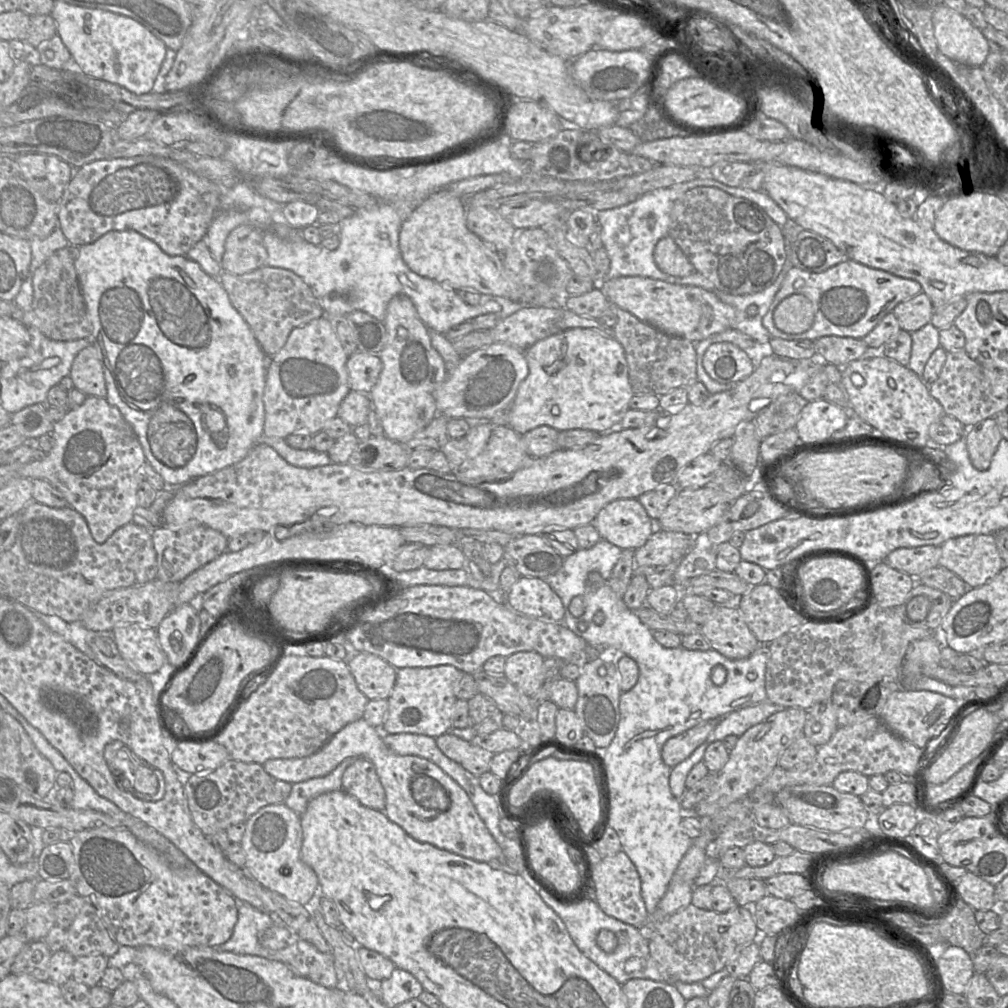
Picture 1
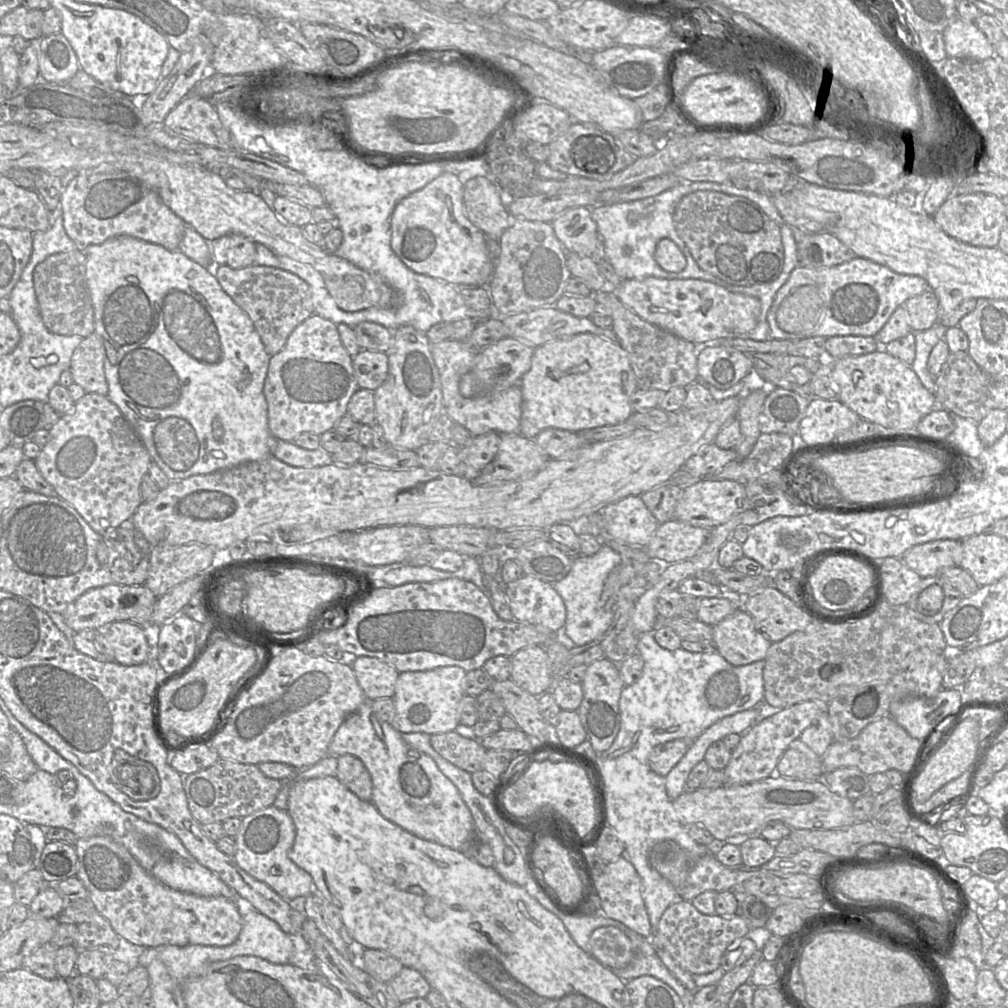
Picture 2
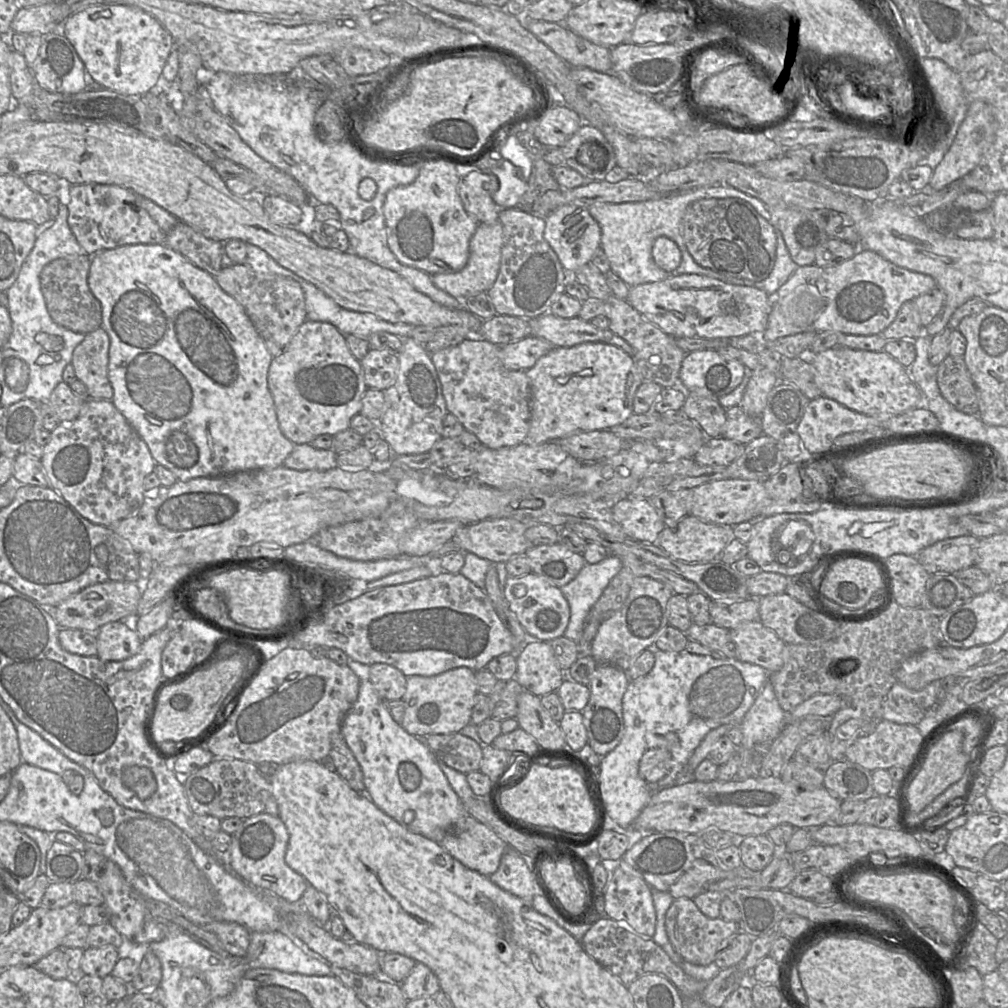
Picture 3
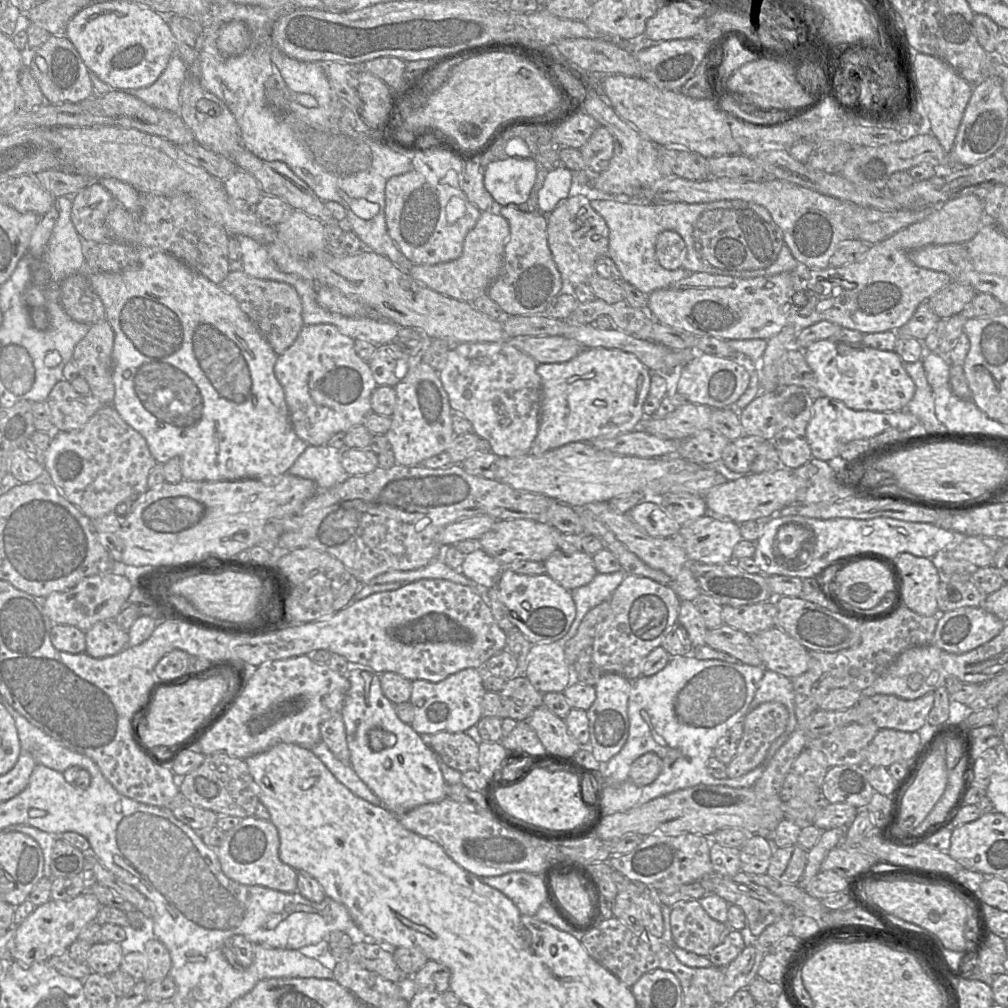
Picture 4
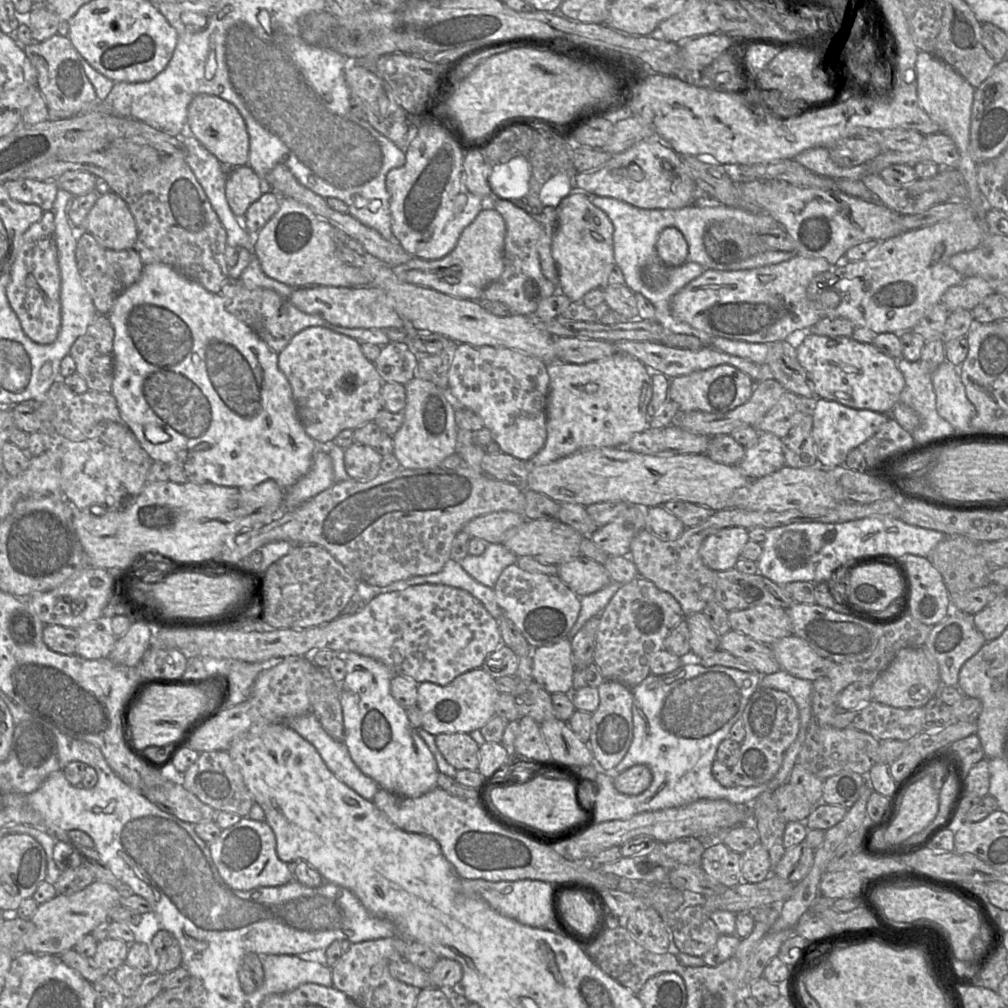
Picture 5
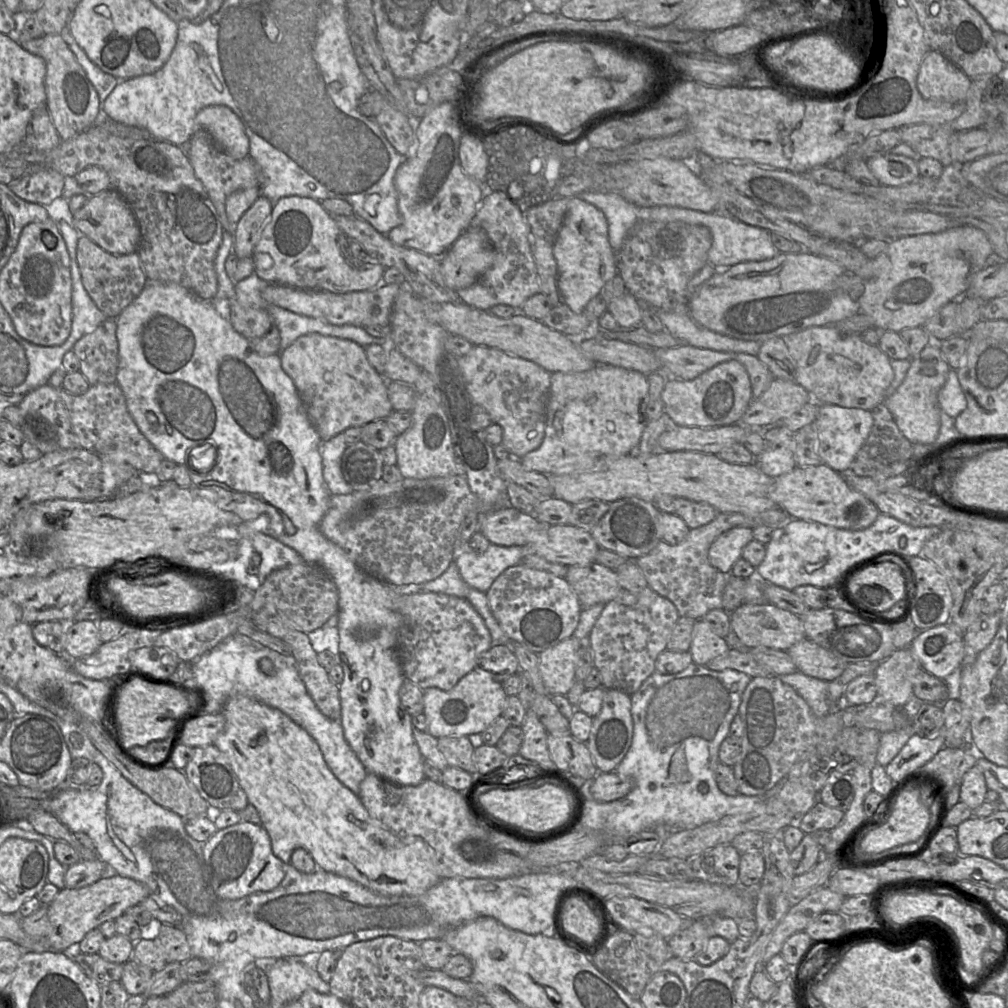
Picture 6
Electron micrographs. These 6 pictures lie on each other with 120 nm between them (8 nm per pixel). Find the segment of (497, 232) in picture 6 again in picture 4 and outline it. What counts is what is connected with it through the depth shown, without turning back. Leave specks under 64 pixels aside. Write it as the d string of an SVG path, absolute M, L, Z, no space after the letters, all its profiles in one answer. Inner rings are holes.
M517 204L500 207L499 214L508 221L510 235L504 248L504 264L501 272L486 294L503 309L506 316L544 314L549 303L564 291L564 281L548 246L547 215L521 211Z

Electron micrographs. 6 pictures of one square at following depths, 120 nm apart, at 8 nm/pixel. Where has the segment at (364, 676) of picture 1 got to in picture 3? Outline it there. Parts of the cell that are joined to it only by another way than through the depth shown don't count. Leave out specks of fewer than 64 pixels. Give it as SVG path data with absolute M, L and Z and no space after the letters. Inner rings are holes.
M384 663L370 665L368 679L385 701L402 699L406 692L407 677L391 665Z

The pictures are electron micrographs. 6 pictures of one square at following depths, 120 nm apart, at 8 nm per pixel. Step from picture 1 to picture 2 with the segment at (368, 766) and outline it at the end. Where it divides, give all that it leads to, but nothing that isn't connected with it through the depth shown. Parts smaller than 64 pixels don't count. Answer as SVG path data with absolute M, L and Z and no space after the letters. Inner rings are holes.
M350 754L338 756L336 777L361 800L371 802L373 783L360 759Z

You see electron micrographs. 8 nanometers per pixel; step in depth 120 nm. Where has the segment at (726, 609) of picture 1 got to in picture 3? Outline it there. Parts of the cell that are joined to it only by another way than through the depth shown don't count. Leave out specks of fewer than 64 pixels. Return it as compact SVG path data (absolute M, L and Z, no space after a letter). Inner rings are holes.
M760 620L739 624L730 630L730 636L736 646L737 660L759 665L768 673L783 666L786 643Z

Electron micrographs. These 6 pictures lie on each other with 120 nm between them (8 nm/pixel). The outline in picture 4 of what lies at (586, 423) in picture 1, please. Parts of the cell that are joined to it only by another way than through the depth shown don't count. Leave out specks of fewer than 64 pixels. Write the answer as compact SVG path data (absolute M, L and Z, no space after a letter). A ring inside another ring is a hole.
M588 348L566 362L538 364L542 399L540 423L530 453L541 456L545 452L571 442L590 442L595 438L613 438L639 427L645 418L643 404L650 390L652 372L639 359L619 349Z

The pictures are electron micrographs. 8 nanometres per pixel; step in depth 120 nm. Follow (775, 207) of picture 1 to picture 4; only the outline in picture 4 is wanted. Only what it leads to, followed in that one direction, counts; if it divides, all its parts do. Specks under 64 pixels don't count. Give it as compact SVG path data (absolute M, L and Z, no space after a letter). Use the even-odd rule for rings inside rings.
M598 199L590 200L590 205L604 218L609 228L608 256L616 264L622 280L628 282L645 295L675 284L686 278L690 272L730 276L728 272L733 270L723 270L709 265L701 259L696 251L693 229L696 220L702 213L716 209L751 209L767 223L774 223L770 212L765 207L740 199L719 200L708 203L633 203ZM664 230L675 231L682 237L686 246L686 257L682 265L684 269L667 270L659 264L655 245L657 236Z

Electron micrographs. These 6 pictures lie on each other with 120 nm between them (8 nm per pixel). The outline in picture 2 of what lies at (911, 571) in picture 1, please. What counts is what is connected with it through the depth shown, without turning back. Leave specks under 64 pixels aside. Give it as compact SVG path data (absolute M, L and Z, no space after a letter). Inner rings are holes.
M939 539L913 546L902 556L903 562L922 578L935 576L943 568L960 566L962 540Z

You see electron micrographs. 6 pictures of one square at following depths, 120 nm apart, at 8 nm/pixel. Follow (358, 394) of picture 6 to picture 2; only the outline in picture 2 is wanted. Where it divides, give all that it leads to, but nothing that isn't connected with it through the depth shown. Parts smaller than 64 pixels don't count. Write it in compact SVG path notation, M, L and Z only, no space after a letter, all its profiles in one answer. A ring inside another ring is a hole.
M313 314L311 317L307 318L304 322L298 325L288 337L284 348L279 353L271 356L267 376L264 382L264 395L268 404L268 425L272 437L277 440L291 442L302 433L314 433L320 436L326 431L333 430L337 422L347 414L348 403L352 395L359 389L355 378L352 360L353 358L349 355L341 342L337 325L332 321Z

